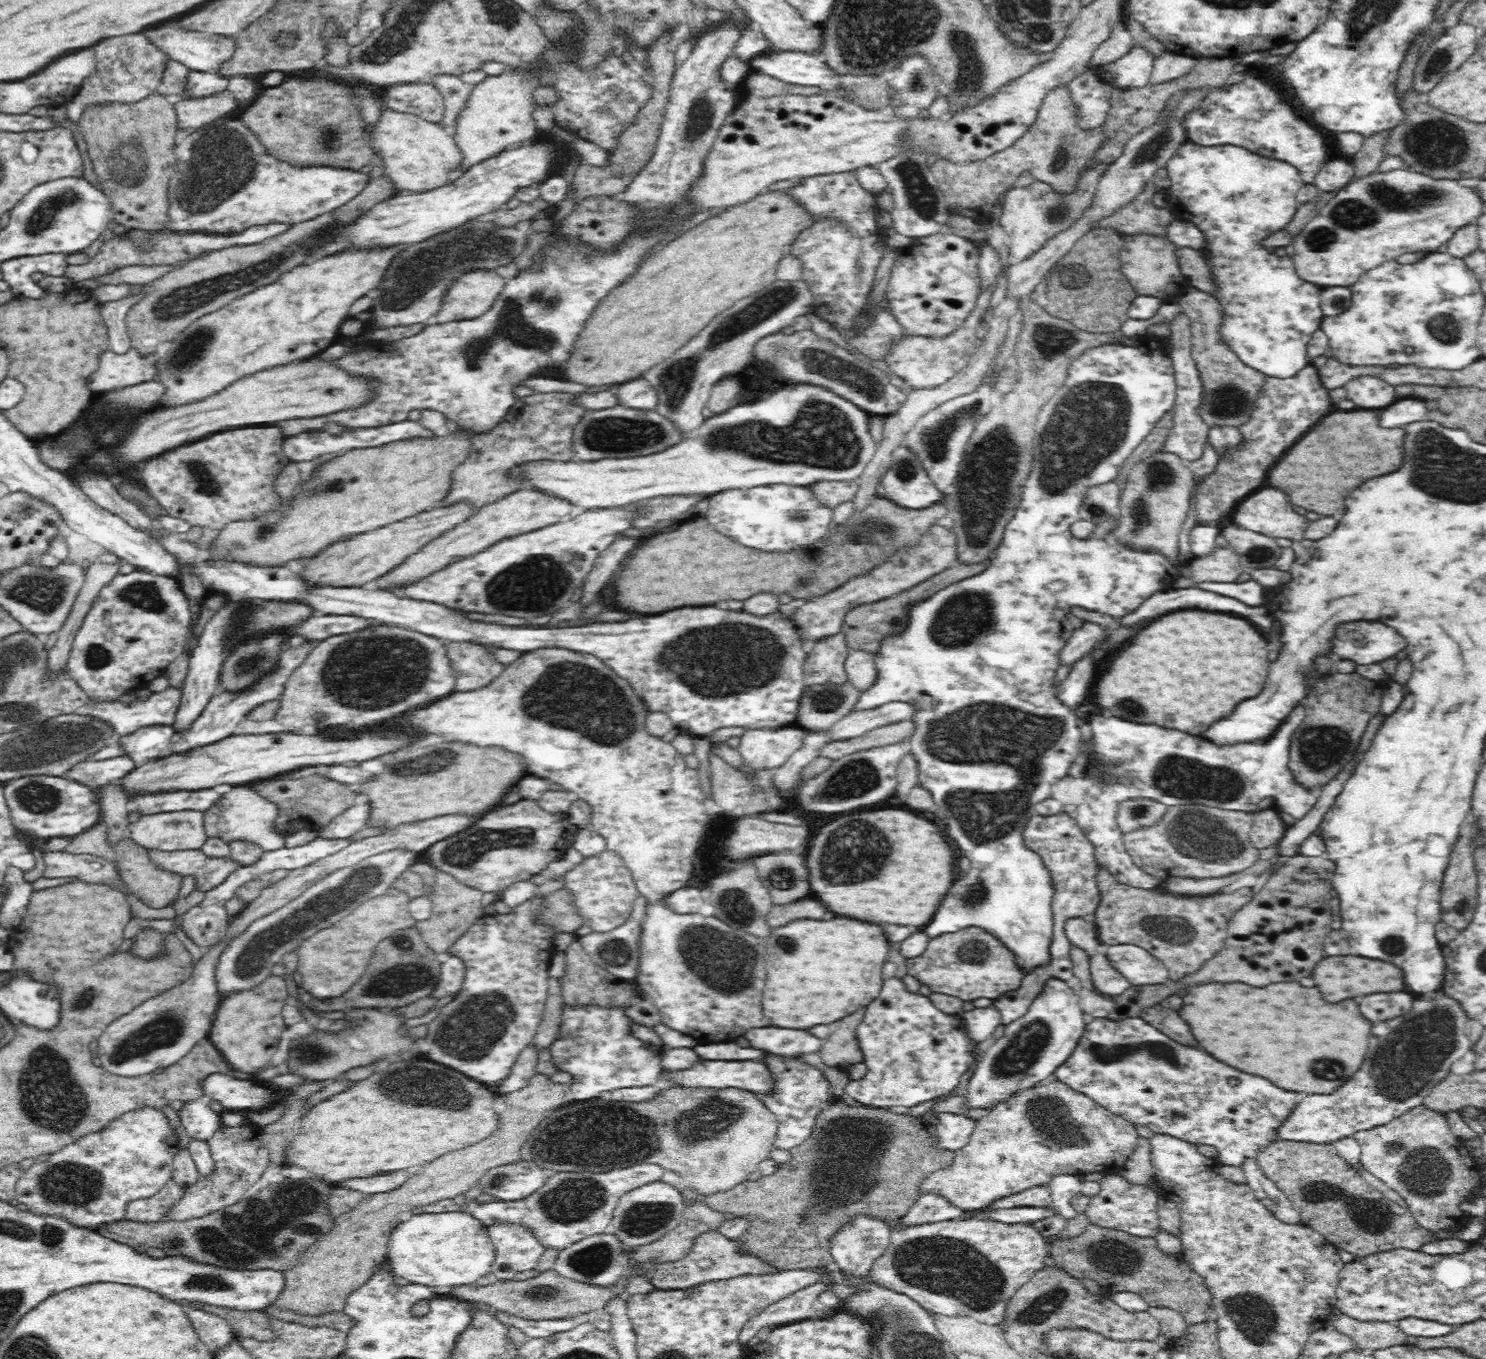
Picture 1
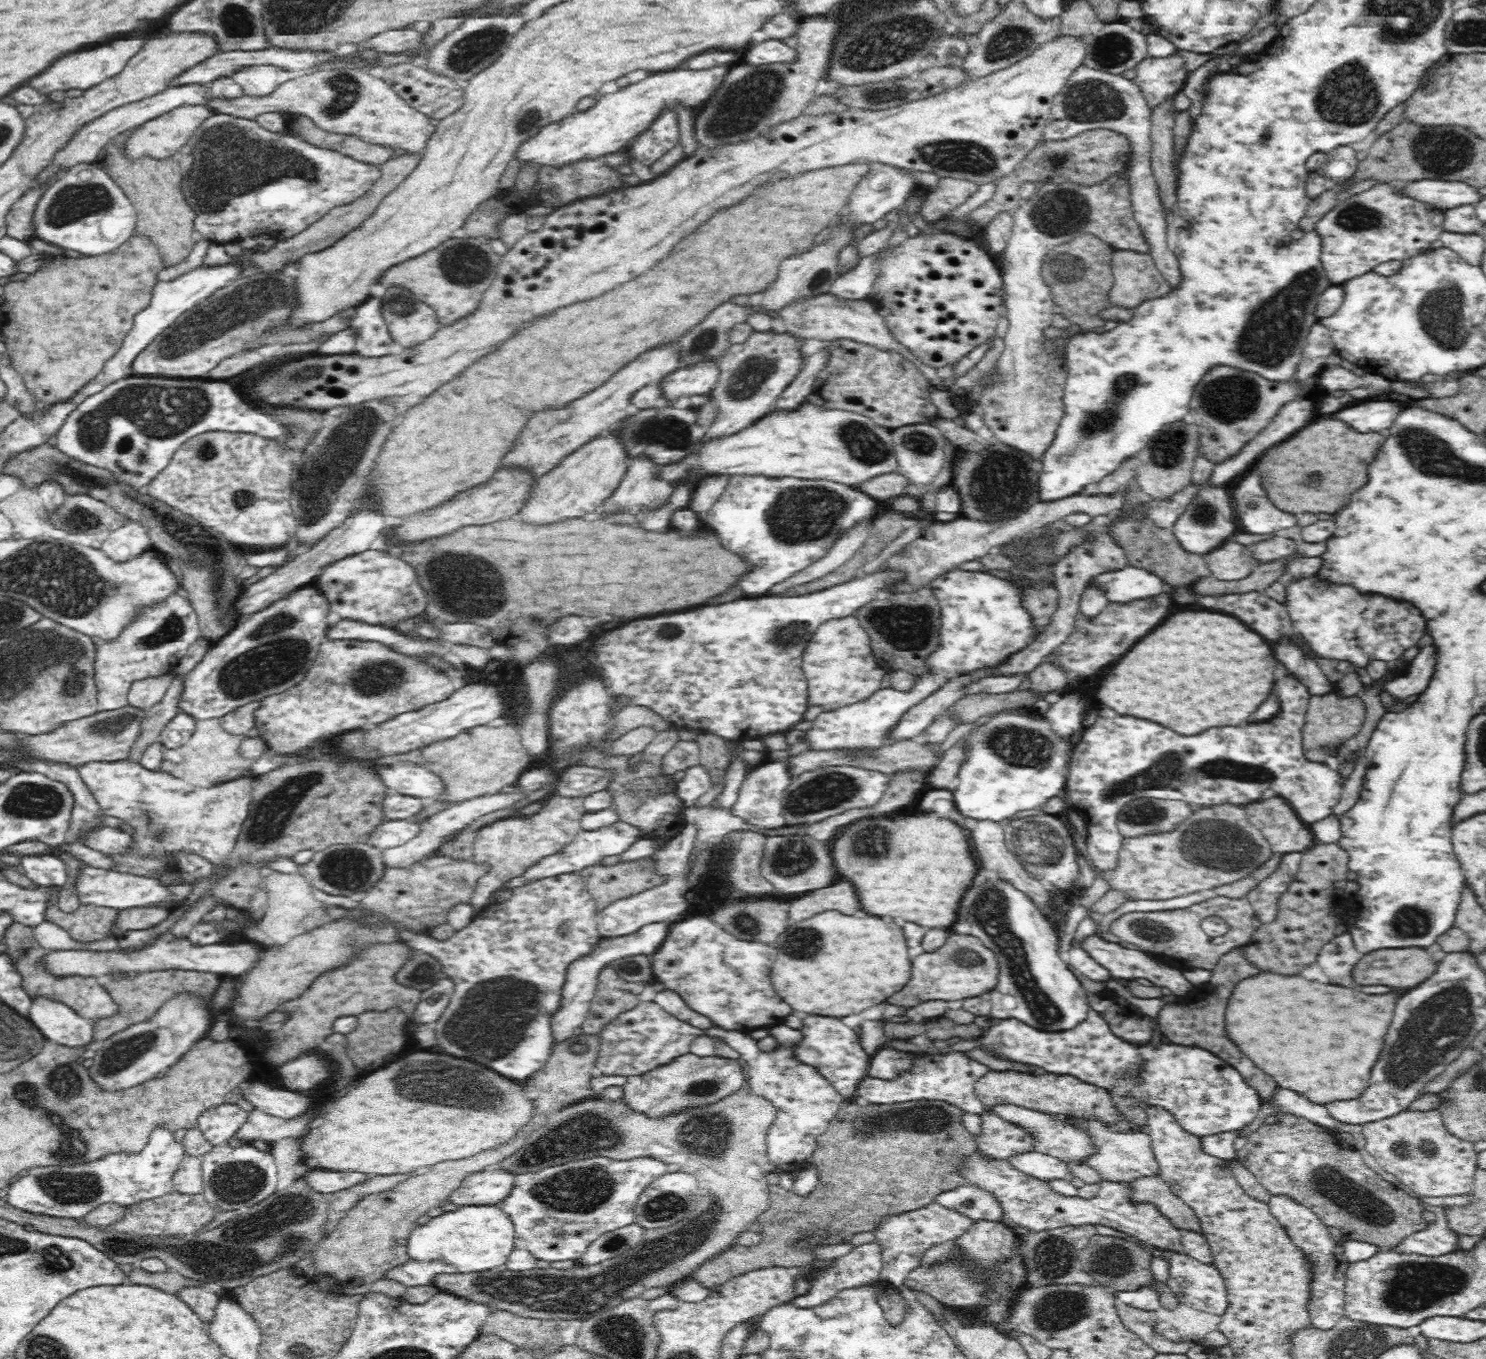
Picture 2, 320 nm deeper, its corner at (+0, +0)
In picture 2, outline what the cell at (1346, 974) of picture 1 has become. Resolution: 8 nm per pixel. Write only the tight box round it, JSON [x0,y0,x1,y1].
[1350,948,1436,988]

